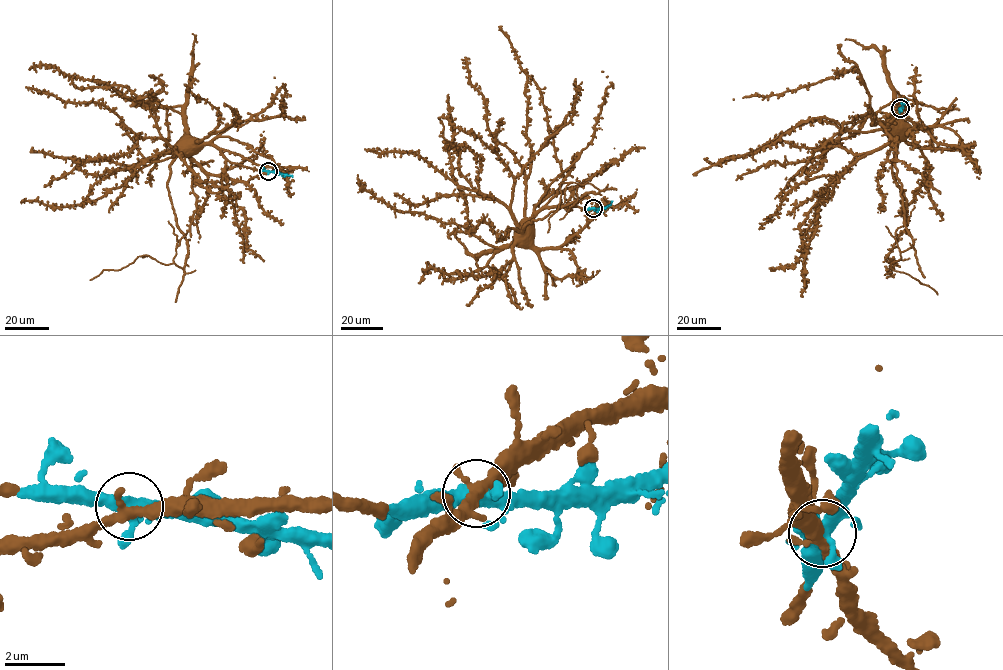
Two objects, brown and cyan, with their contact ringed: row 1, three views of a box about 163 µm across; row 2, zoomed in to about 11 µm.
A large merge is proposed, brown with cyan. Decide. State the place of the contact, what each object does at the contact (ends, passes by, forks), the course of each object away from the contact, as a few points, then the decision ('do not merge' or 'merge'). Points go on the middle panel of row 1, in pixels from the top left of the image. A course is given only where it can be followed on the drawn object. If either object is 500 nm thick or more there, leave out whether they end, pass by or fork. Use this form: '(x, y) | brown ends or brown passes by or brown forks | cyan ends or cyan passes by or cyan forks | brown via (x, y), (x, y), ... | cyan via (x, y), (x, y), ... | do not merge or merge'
(593, 208) | brown forks | cyan forks | brown via (593, 208), (583, 229), (556, 247), (535, 246), (530, 229) | cyan via (593, 208), (603, 209), (612, 200) | merge

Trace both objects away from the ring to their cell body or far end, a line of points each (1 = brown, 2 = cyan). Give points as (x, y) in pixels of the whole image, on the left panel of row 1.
1: (268, 171), (244, 182), (236, 182), (203, 170), (191, 158), (194, 151)
2: (268, 171), (292, 177)

